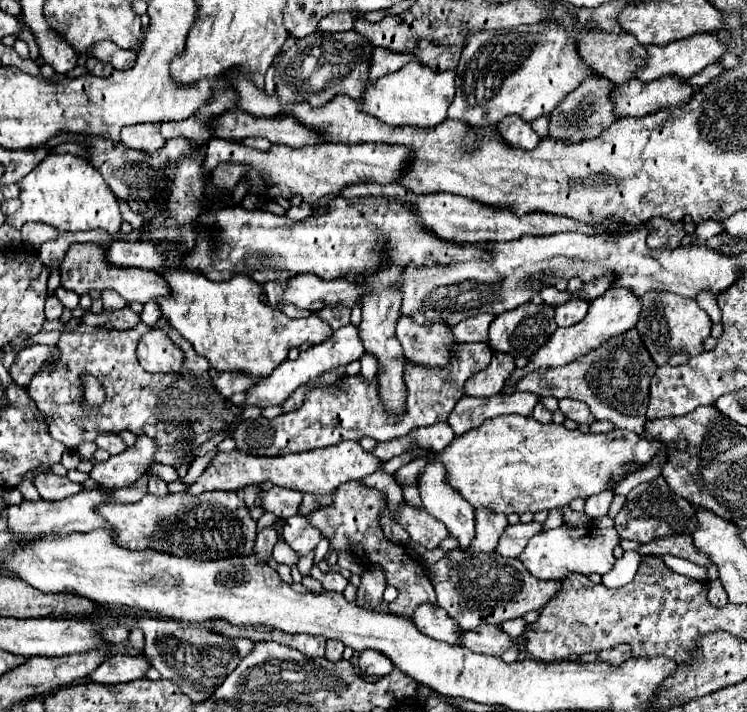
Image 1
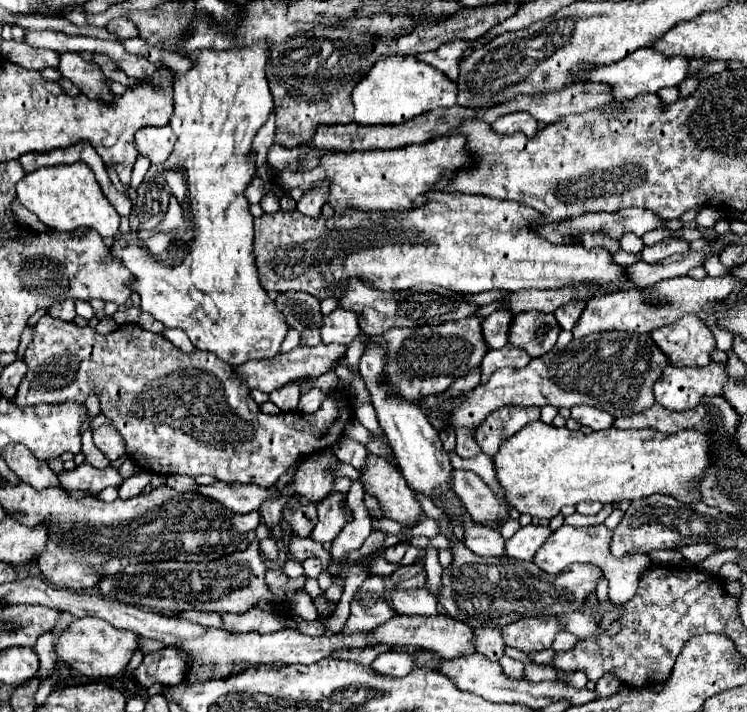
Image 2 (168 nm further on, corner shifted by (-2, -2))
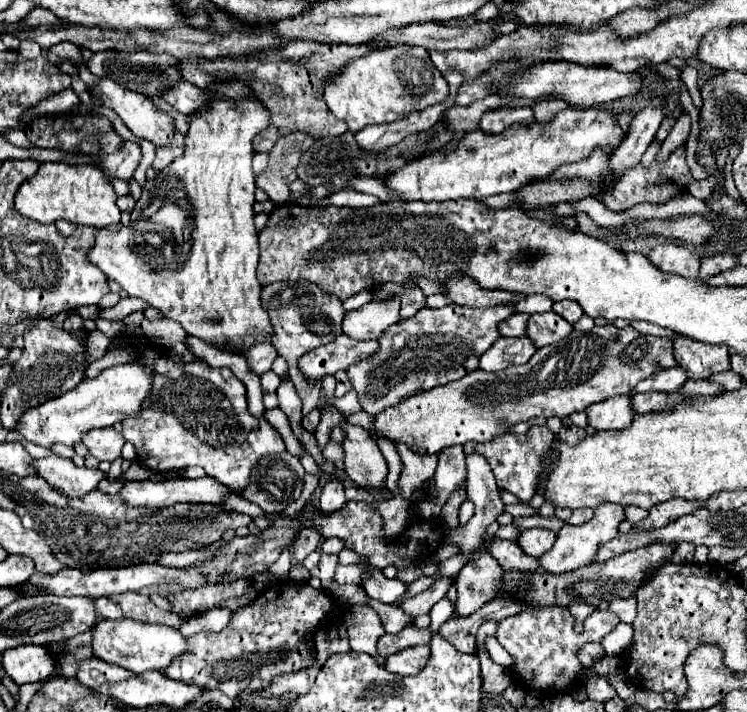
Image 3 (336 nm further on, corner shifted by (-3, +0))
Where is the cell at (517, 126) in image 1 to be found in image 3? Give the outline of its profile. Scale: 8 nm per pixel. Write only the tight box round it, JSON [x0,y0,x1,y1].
[478,106,534,134]

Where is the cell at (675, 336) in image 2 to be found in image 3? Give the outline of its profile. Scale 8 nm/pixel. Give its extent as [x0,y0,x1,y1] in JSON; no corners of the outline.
[674,336,730,378]

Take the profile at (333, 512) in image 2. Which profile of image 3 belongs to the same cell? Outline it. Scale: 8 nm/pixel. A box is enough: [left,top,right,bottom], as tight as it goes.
[320,478,346,512]

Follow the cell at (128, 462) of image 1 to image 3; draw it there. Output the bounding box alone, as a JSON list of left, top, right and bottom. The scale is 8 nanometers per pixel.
[32,456,104,498]

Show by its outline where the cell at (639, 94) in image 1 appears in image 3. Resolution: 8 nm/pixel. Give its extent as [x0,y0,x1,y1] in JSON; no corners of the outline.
[446,96,540,132]

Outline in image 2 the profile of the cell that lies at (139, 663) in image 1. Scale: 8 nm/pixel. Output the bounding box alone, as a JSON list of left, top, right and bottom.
[133,648,187,688]

